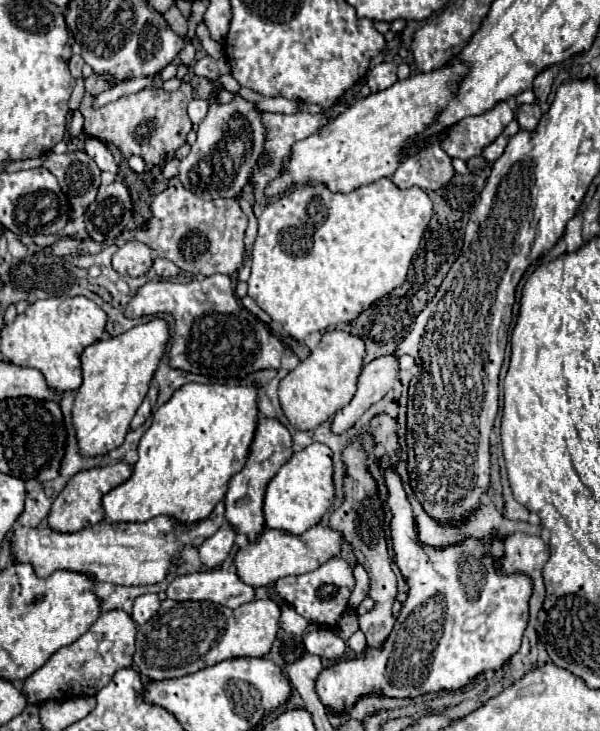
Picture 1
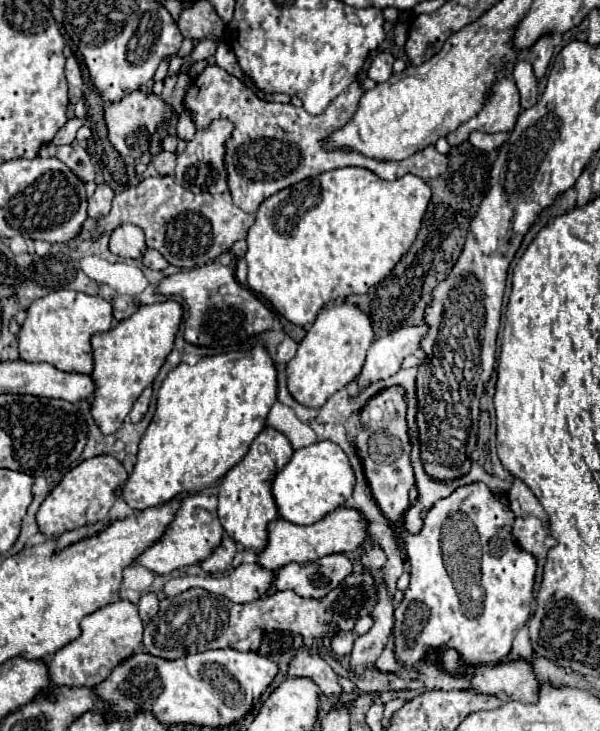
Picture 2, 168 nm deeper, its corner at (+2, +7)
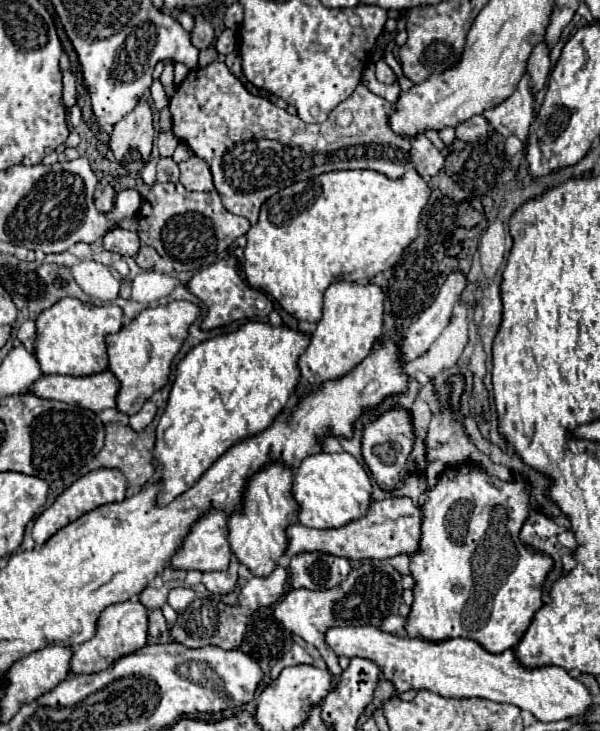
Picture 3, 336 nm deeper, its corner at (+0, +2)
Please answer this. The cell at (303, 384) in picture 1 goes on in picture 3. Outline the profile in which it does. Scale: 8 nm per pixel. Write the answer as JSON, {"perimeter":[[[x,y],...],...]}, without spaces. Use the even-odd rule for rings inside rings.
{"perimeter":[[[336,282],[324,294],[322,320],[310,336],[310,344],[298,360],[302,378],[320,386],[328,380],[340,380],[350,374],[370,352],[382,336],[382,310],[384,292],[378,286],[360,286],[350,282]]]}

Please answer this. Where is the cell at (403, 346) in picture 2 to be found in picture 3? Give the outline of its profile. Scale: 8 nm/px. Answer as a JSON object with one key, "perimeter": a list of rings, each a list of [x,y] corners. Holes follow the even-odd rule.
{"perimeter":[[[454,272],[448,276],[444,286],[440,288],[440,294],[436,302],[404,332],[400,344],[400,360],[412,362],[420,354],[424,354],[436,338],[442,334],[442,330],[448,326],[452,316],[452,306],[460,298],[462,290],[466,286],[466,278],[460,272]]]}

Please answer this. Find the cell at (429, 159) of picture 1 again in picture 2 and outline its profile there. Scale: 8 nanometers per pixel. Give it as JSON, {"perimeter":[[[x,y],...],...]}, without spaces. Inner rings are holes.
{"perimeter":[[[208,65],[198,77],[190,81],[190,87],[184,95],[184,107],[192,115],[196,129],[206,129],[214,119],[232,121],[234,131],[232,137],[228,137],[224,165],[228,169],[228,189],[232,201],[246,213],[254,213],[264,199],[278,193],[280,189],[338,167],[364,167],[386,181],[394,181],[406,173],[428,181],[440,177],[448,169],[446,155],[438,153],[434,145],[428,145],[426,149],[402,161],[376,161],[350,149],[324,149],[324,141],[332,135],[332,131],[344,127],[354,117],[362,95],[362,85],[354,81],[328,105],[324,113],[310,115],[302,107],[294,107],[290,103],[282,105],[264,101],[256,97],[238,77],[226,73],[218,65]]]}

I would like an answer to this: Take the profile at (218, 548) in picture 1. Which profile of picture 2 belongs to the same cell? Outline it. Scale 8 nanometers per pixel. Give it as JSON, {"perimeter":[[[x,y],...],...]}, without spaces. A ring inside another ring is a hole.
{"perimeter":[[[224,535],[222,545],[206,561],[202,561],[200,567],[206,573],[222,573],[230,567],[234,557],[236,557],[236,543],[228,535]]]}

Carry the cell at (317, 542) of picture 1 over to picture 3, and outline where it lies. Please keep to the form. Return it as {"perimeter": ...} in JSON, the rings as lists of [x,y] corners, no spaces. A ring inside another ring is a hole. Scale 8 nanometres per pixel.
{"perimeter":[[[390,498],[382,502],[372,502],[368,506],[368,512],[346,526],[340,528],[306,528],[302,524],[292,524],[286,528],[288,548],[286,556],[298,556],[304,552],[322,552],[332,556],[342,556],[348,560],[364,560],[364,558],[394,558],[398,554],[412,554],[418,548],[420,542],[420,508],[414,506],[410,498]]]}

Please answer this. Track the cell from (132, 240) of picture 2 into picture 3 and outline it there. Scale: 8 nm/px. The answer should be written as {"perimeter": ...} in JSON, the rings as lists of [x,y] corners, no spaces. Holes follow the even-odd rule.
{"perimeter":[[[114,228],[104,236],[104,248],[122,256],[136,256],[140,252],[140,240],[136,232]]]}

